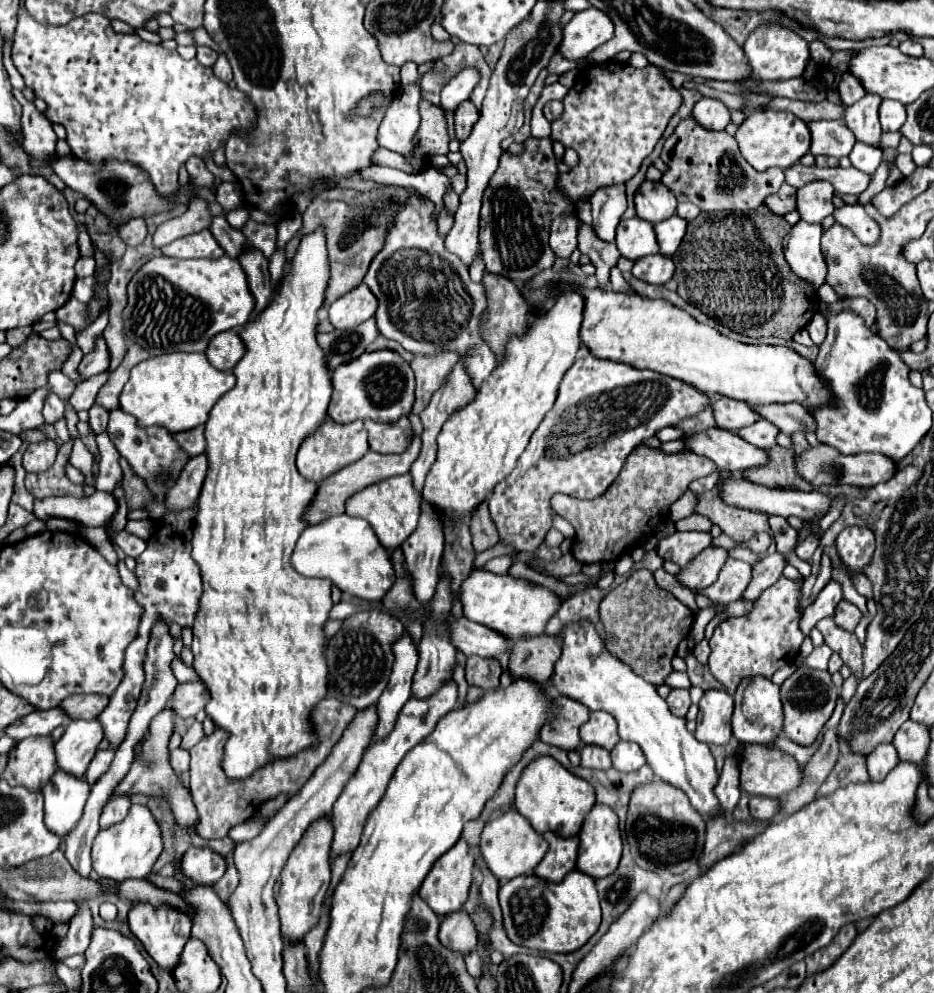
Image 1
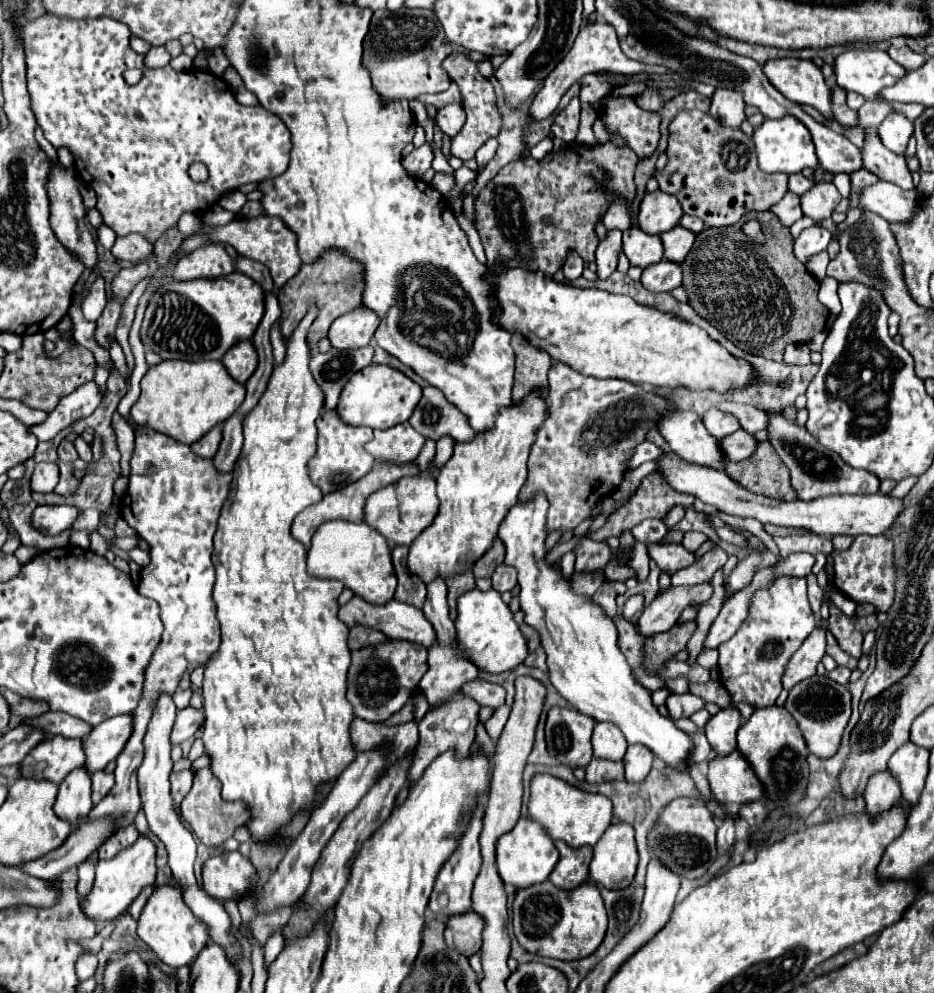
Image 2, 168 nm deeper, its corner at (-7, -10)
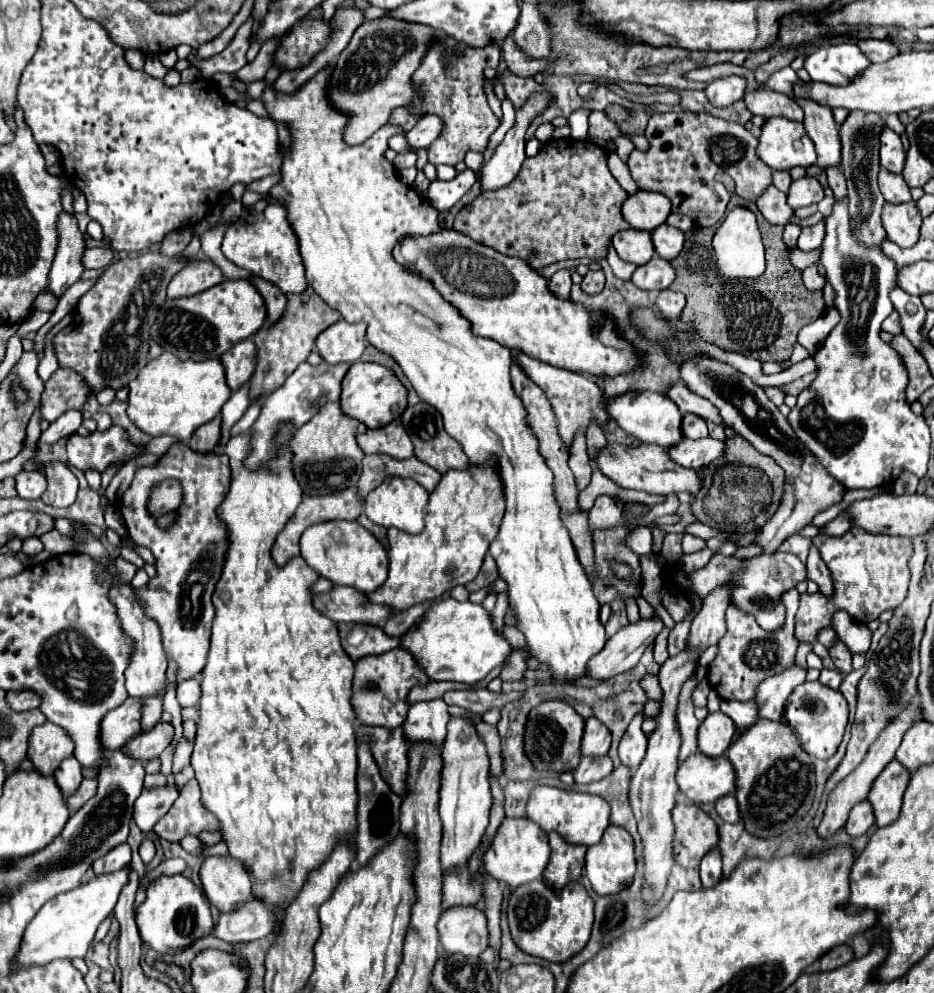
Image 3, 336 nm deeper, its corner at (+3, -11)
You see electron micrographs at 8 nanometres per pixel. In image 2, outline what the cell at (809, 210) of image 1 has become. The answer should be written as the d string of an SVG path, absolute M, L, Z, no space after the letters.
M817 182L807 194L801 196L801 210L809 216L815 226L821 226L823 220L831 218L833 210L841 202L841 194L831 182Z

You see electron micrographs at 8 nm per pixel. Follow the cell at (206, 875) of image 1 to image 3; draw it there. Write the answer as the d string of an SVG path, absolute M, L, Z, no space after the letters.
M207 857L199 871L203 893L221 913L233 911L253 899L251 877L233 857Z

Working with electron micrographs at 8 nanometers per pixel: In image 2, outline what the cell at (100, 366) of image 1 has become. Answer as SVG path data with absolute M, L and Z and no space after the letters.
M95 380L91 384L83 384L83 388L71 392L71 396L63 396L55 406L55 412L49 412L41 424L31 426L31 432L37 440L53 440L63 428L71 426L75 420L89 416L101 402L103 394Z

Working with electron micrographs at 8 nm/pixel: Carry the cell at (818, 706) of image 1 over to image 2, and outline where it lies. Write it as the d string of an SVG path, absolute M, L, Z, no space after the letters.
M811 676L803 682L799 682L787 696L785 708L791 712L791 716L797 720L803 738L807 742L807 748L817 758L831 758L841 742L841 734L849 722L851 716L851 694L845 686L833 682L829 676Z

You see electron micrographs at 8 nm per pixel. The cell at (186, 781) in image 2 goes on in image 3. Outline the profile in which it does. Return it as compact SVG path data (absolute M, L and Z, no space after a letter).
M175 785L155 787L155 789L143 789L139 799L135 801L135 813L133 819L141 831L151 831L153 825L169 811L169 807L179 797L179 791Z

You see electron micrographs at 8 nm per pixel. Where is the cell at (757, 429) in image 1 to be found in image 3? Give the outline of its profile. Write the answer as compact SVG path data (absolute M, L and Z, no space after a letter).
M711 437L705 439L681 439L681 443L667 449L669 459L685 469L699 469L715 461L725 453L725 441L717 441Z

